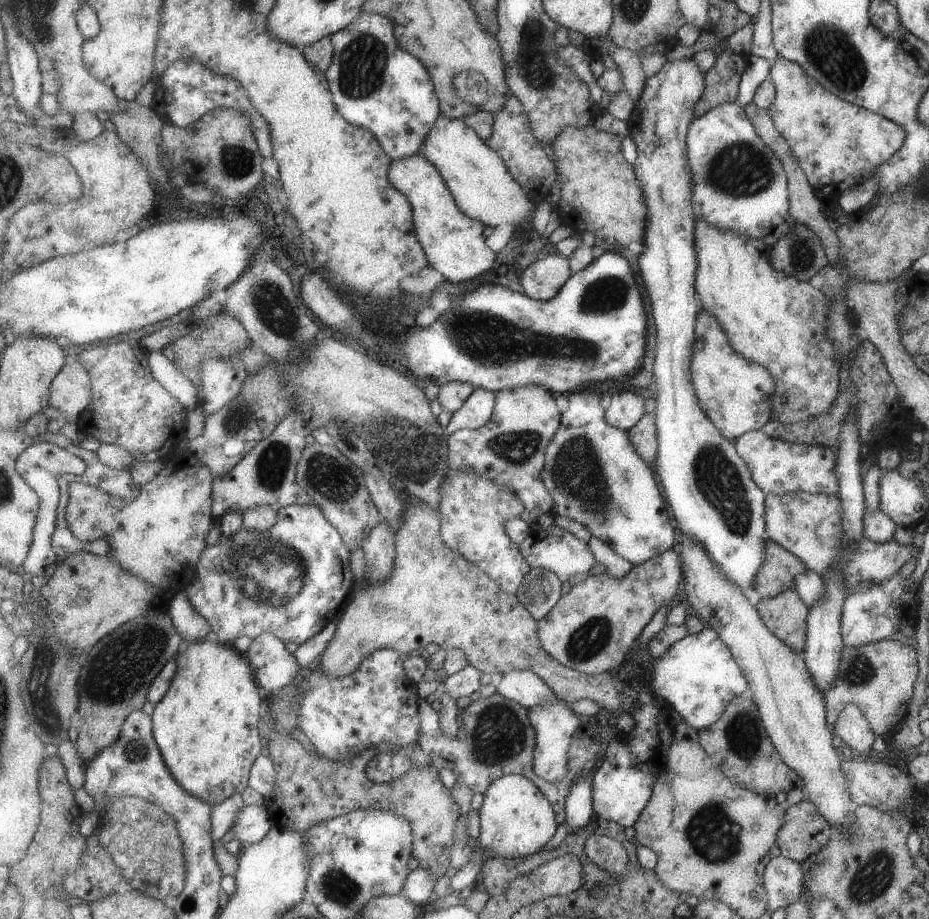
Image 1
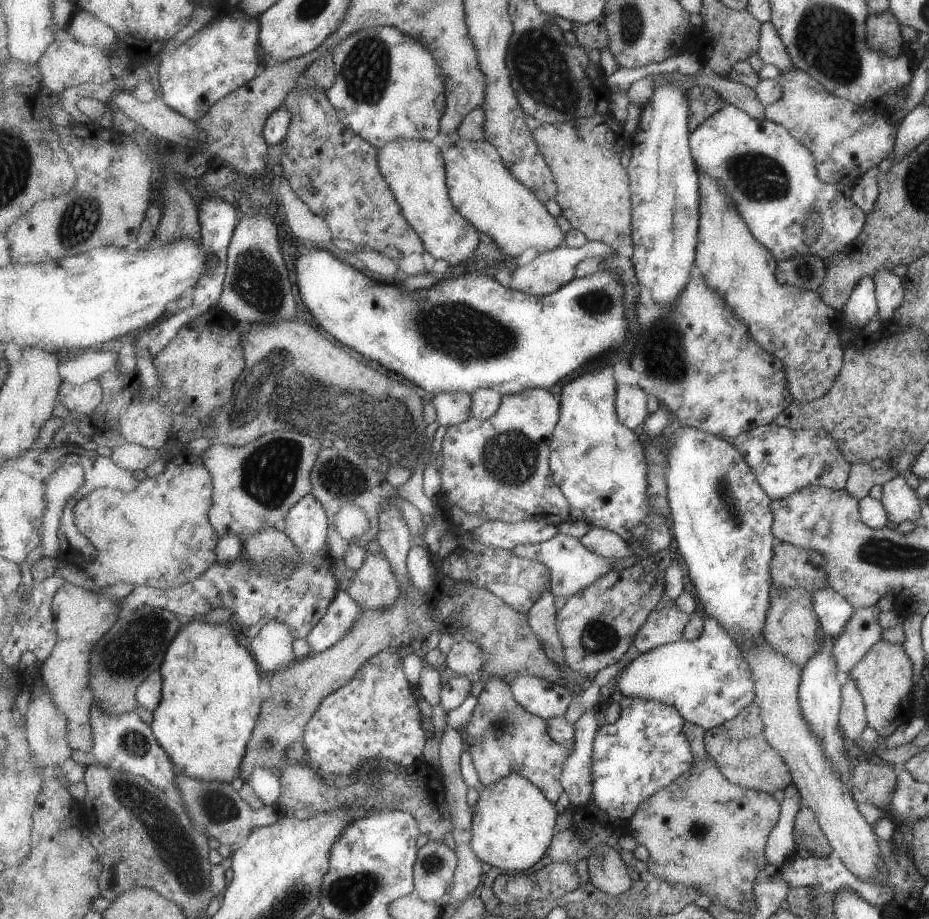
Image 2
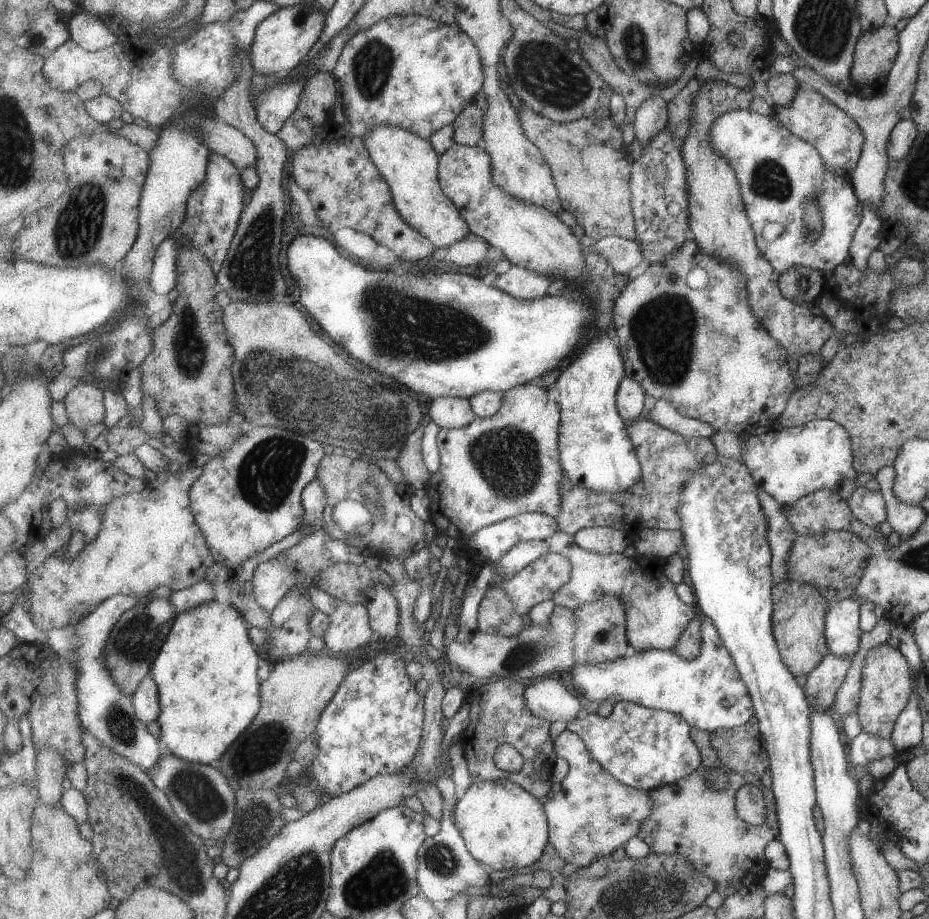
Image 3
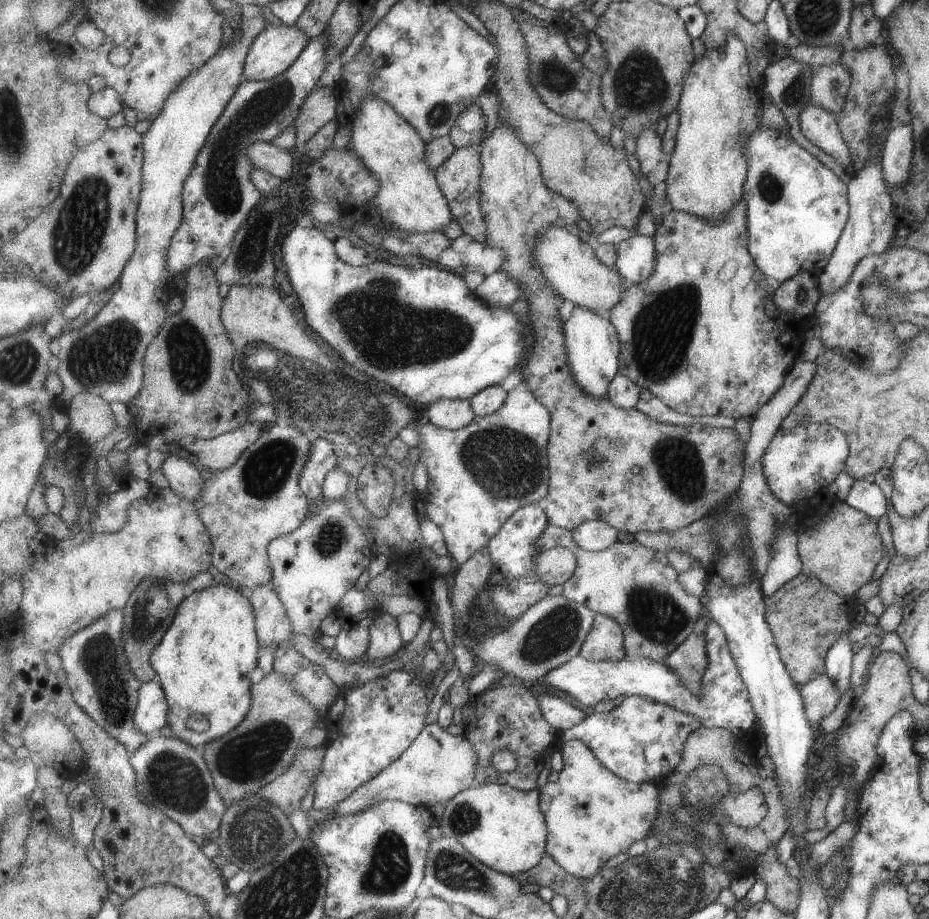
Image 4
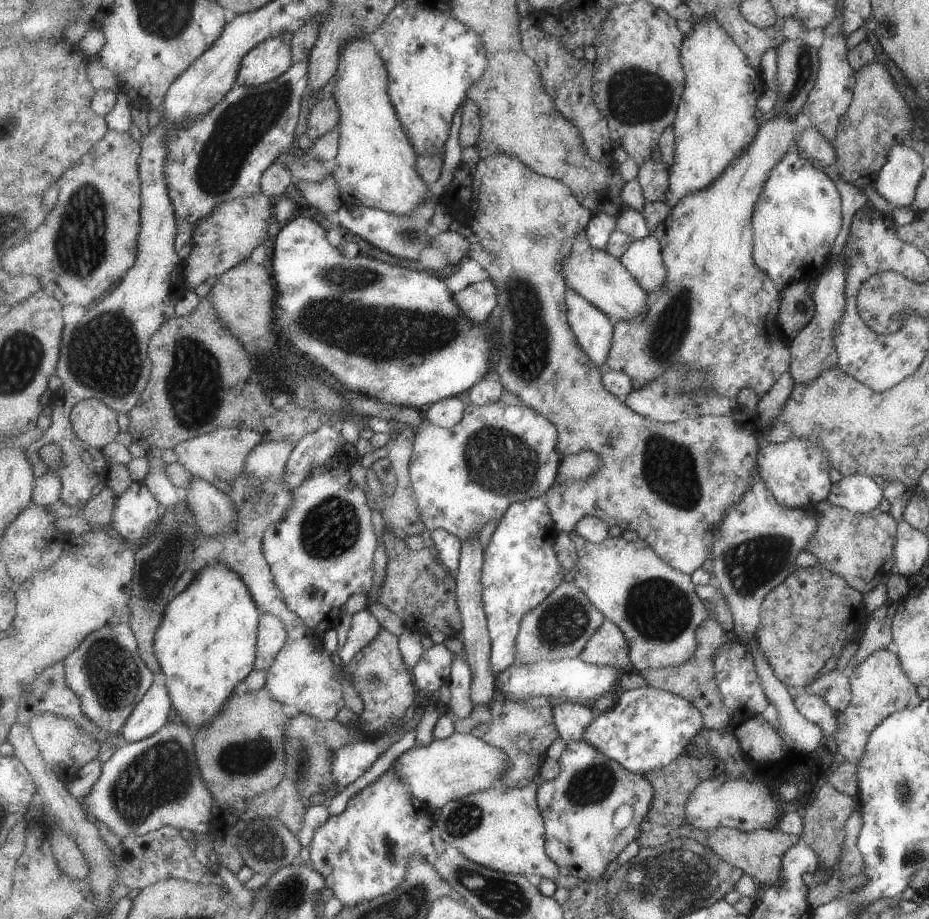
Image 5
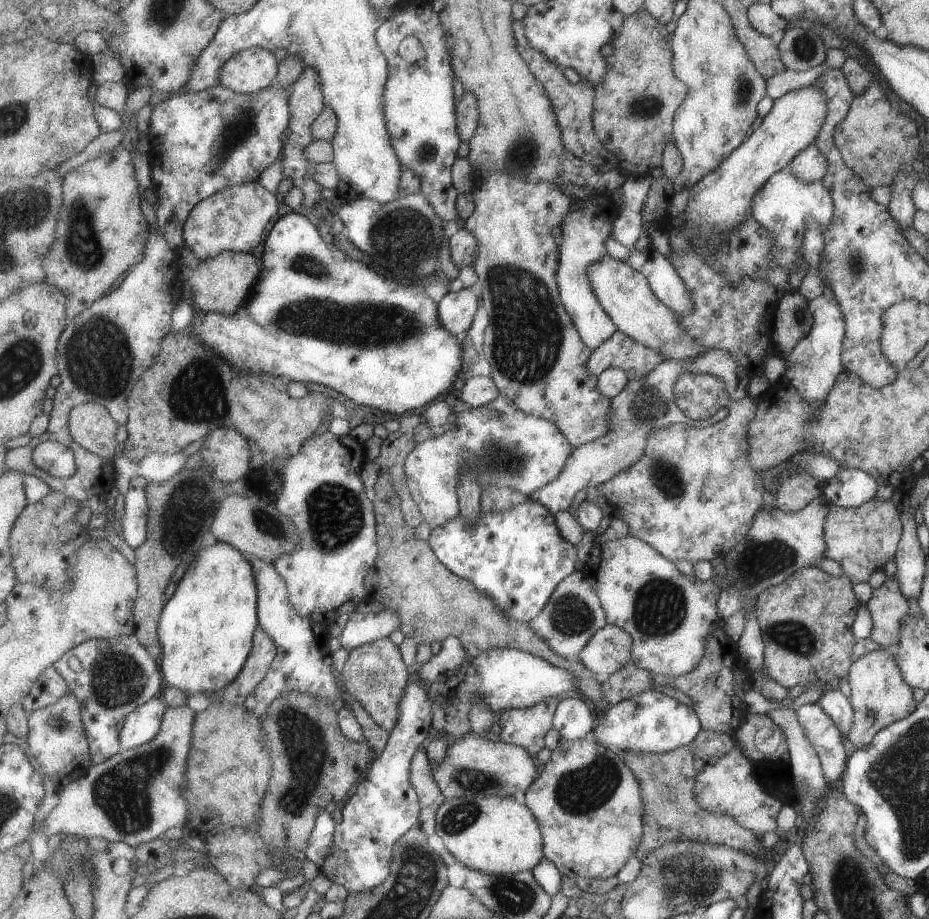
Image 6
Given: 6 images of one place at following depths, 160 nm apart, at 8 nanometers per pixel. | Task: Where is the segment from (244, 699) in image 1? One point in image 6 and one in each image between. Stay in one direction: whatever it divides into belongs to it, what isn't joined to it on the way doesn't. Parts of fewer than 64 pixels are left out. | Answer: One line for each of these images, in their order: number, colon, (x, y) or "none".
2: (211, 705)
3: (207, 671)
4: (205, 661)
5: (207, 644)
6: (207, 629)

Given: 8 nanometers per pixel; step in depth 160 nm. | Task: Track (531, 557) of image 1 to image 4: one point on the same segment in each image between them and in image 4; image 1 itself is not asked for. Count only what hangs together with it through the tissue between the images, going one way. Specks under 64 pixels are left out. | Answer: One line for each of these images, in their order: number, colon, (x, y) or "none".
2: (573, 566)
3: (659, 617)
4: (638, 586)

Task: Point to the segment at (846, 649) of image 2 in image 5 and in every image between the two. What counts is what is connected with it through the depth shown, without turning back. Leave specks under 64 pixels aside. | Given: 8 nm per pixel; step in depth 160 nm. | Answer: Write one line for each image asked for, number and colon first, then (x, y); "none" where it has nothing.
3: (822, 684)
4: (820, 697)
5: (812, 707)

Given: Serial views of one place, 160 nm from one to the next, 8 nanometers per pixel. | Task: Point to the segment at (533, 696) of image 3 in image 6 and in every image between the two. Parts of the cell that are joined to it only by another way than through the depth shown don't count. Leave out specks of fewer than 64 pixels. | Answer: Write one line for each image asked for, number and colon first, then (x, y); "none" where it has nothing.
4: (562, 715)
5: (572, 719)
6: (574, 720)

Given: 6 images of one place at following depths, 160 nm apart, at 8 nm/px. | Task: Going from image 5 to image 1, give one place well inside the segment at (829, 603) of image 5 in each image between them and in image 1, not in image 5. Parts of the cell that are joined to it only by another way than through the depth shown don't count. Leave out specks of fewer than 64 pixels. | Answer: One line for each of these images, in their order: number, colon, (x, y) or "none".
1: (785, 615)
2: (792, 629)
3: (799, 611)
4: (806, 617)

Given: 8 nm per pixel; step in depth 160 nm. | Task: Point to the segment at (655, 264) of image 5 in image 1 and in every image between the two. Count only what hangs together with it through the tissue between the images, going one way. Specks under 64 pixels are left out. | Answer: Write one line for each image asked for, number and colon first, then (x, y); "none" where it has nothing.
1: (542, 280)
2: (550, 271)
3: (623, 255)
4: (637, 256)

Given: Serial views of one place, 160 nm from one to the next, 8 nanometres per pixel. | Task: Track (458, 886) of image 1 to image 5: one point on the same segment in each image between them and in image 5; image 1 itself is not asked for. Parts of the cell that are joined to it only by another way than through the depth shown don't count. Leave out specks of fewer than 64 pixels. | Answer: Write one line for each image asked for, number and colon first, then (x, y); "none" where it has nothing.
2: (514, 822)
3: (505, 826)
4: (505, 828)
5: (503, 829)

